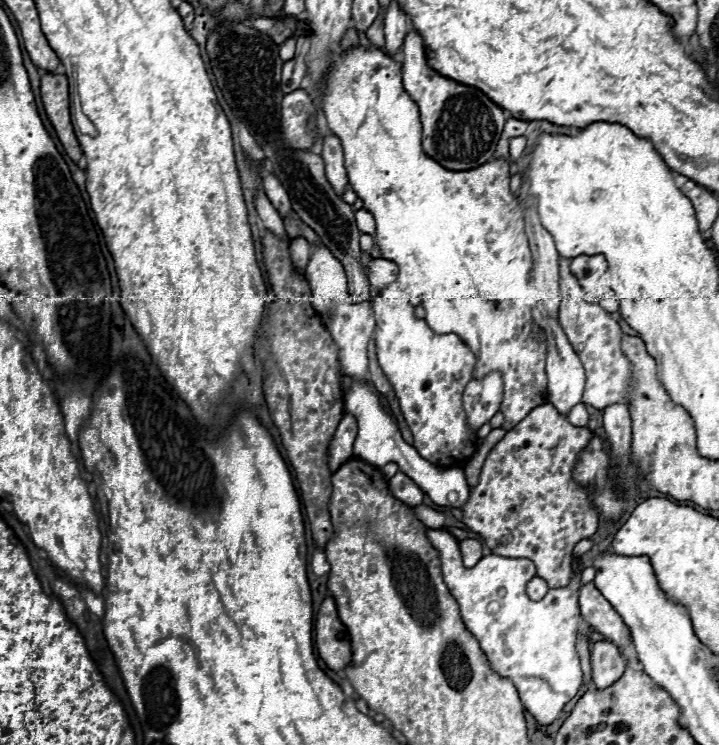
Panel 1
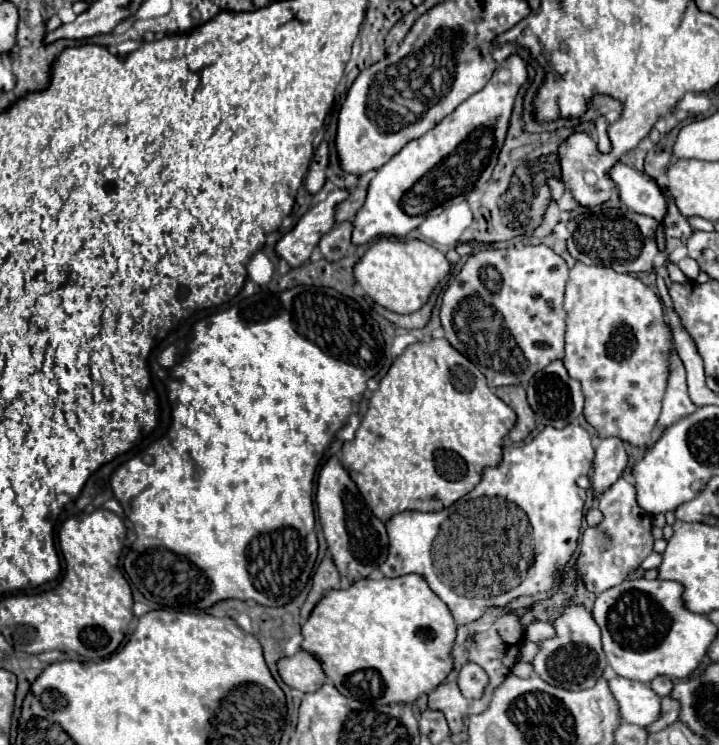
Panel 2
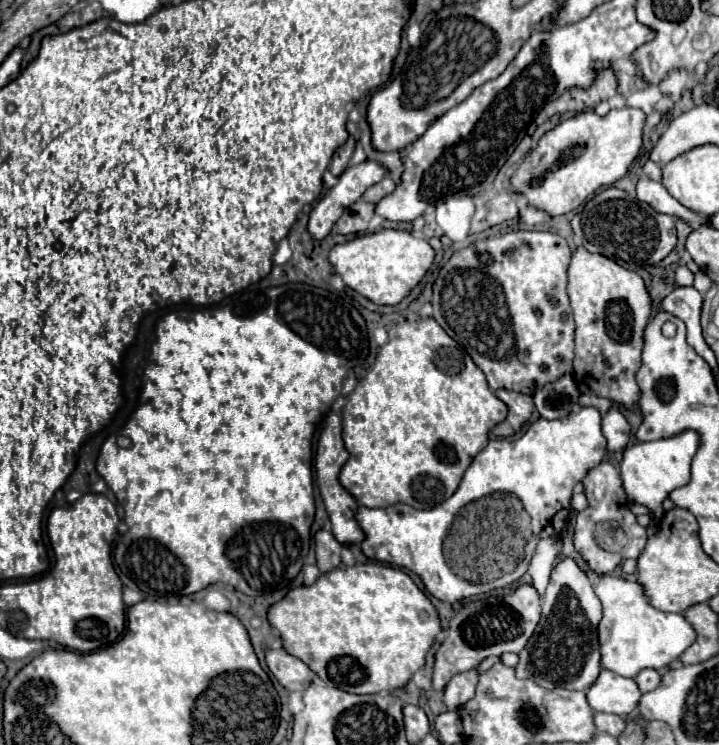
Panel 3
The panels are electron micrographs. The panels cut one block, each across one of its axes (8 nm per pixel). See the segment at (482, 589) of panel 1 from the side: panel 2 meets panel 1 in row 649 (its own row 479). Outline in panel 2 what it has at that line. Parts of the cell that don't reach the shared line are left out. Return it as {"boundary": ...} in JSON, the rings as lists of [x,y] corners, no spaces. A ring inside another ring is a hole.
{"boundary":[[[568,424],[560,430],[546,426],[528,442],[504,446],[500,464],[486,466],[480,484],[450,508],[442,512],[400,512],[386,522],[386,530],[390,530],[390,548],[386,562],[380,564],[380,572],[388,578],[404,574],[424,576],[430,590],[450,608],[456,624],[478,620],[488,606],[506,608],[518,596],[552,590],[554,576],[564,570],[578,544],[586,490],[576,486],[576,478],[590,472],[592,460],[594,448],[590,434],[576,424]]]}

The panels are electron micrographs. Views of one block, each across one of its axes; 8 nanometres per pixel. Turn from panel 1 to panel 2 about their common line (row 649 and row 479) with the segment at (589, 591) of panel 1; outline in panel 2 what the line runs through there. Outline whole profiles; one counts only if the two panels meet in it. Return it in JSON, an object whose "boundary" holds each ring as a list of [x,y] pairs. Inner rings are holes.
{"boundary":[[[620,478],[606,492],[602,492],[602,496],[598,498],[598,508],[604,520],[594,528],[584,530],[580,542],[580,556],[576,560],[576,574],[592,594],[600,594],[612,586],[622,584],[640,566],[640,562],[648,554],[652,554],[654,544],[650,532],[652,516],[638,506],[636,490],[628,480]],[[600,534],[606,534],[610,538],[606,548],[602,546]]]}

